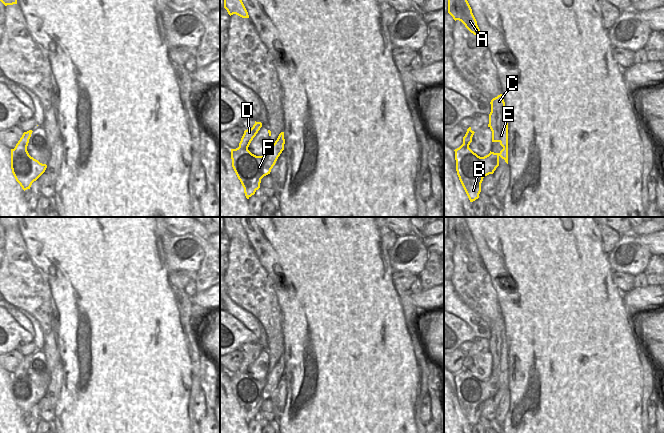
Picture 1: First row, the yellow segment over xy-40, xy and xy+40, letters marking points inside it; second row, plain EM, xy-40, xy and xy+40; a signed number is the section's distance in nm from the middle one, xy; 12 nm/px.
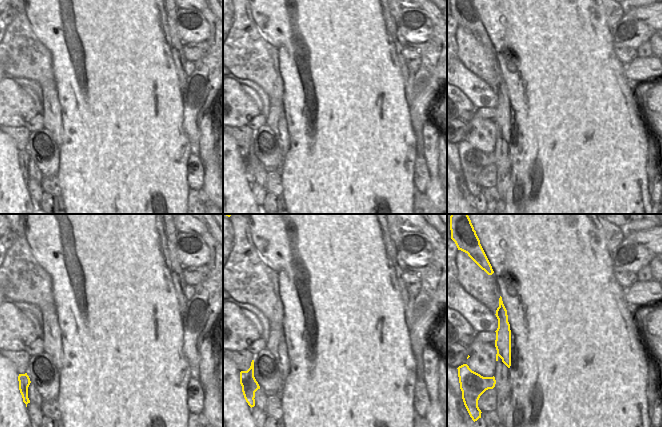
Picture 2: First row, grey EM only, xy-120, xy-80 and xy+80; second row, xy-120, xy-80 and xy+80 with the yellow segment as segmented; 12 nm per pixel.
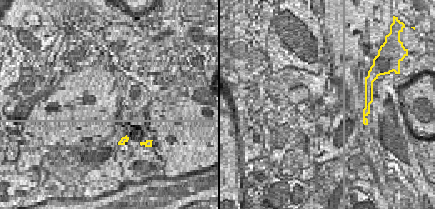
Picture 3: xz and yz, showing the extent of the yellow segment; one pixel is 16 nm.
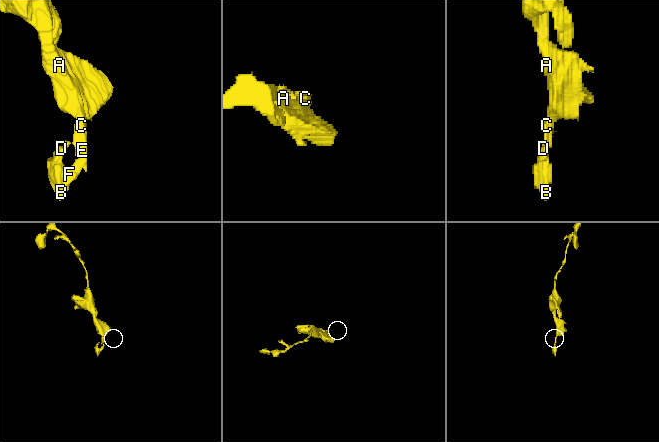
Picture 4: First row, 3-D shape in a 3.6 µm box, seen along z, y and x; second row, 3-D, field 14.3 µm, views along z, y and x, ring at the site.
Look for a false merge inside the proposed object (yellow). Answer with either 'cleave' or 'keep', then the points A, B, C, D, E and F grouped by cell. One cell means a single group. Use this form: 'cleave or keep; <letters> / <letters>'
cleave; A C E / B D F

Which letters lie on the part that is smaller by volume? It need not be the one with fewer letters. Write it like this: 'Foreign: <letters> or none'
Foreign: B, D, F

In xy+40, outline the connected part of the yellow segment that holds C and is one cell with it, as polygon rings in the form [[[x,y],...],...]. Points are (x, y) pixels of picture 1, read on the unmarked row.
[[[502,318],[493,322],[490,326],[488,351],[492,355],[492,366],[499,366],[503,372],[508,372],[508,347],[505,337],[505,326]]]

